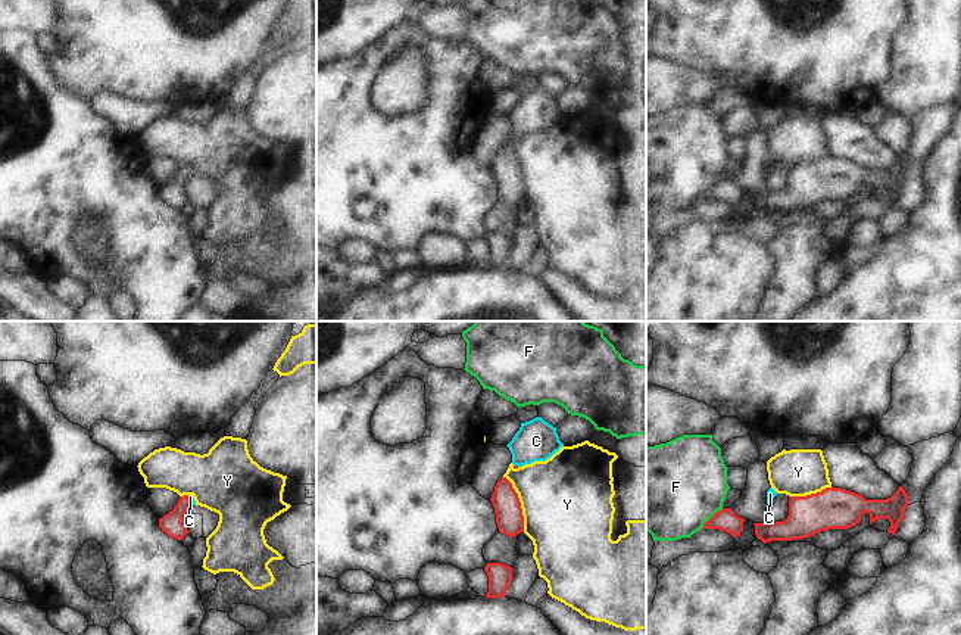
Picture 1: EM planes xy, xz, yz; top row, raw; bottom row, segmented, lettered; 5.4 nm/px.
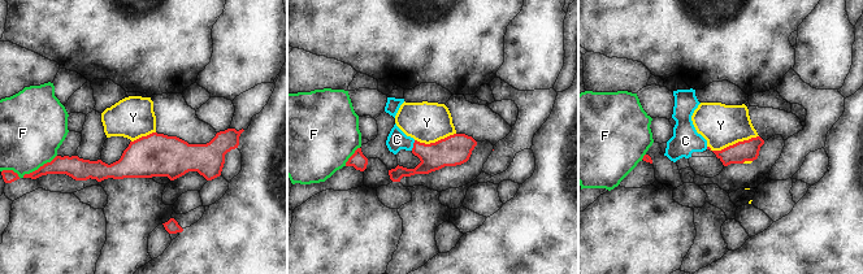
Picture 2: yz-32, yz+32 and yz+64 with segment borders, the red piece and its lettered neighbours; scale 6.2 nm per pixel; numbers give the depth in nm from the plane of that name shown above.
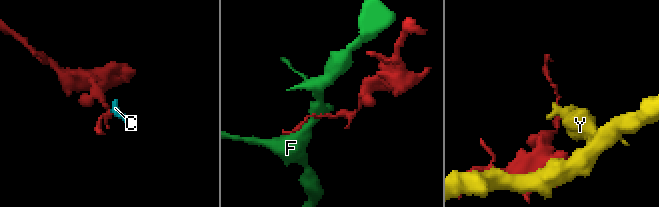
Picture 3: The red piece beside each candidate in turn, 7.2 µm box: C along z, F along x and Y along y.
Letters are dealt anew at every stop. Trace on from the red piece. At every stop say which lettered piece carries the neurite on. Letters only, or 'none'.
C

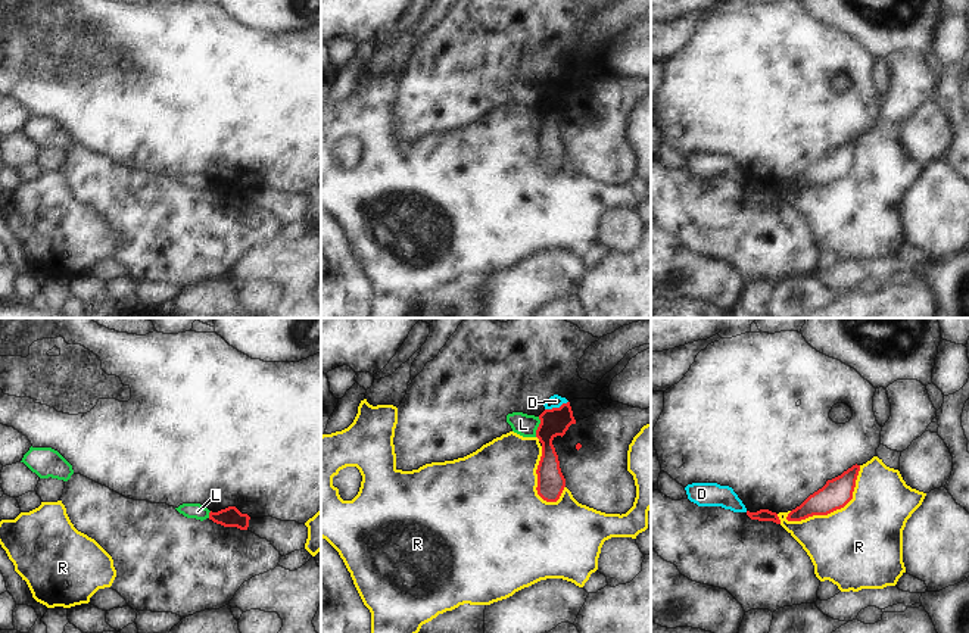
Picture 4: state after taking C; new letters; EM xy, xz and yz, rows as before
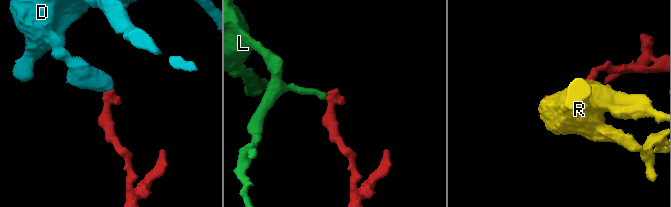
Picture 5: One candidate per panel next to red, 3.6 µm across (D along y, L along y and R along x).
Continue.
none

